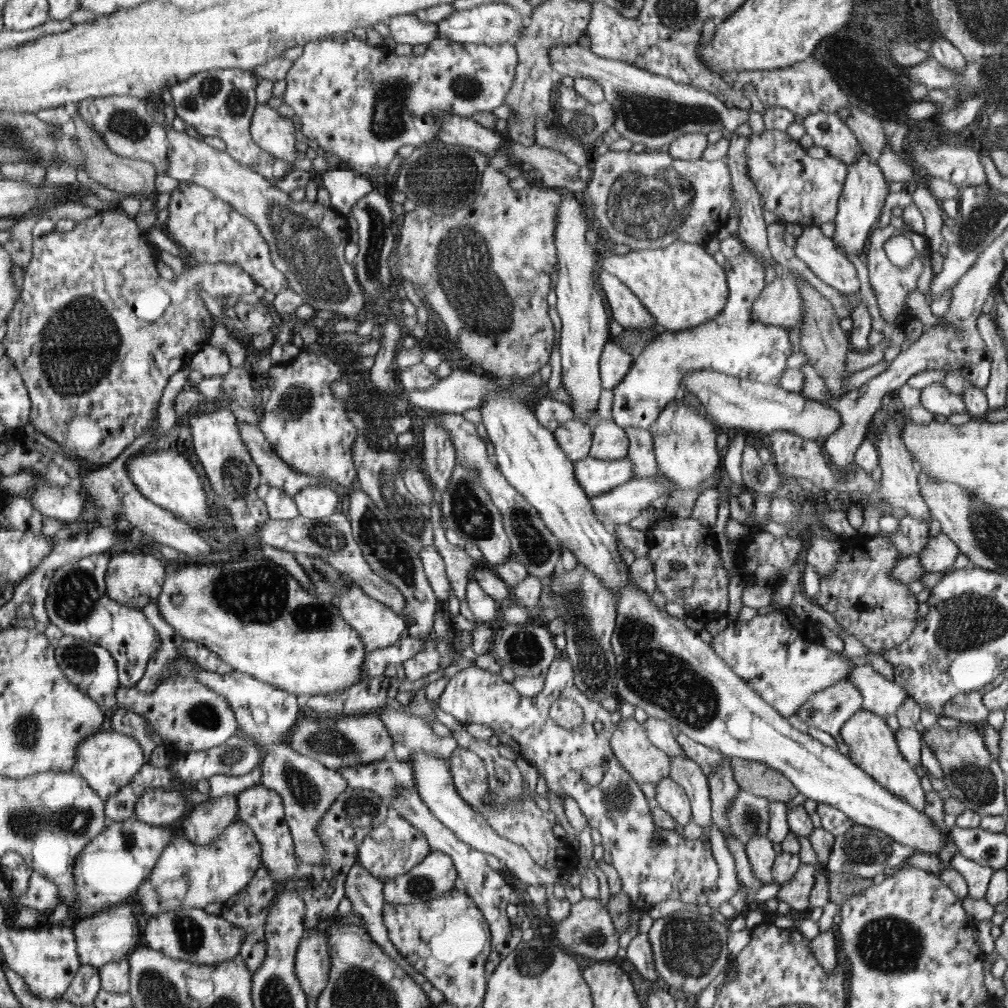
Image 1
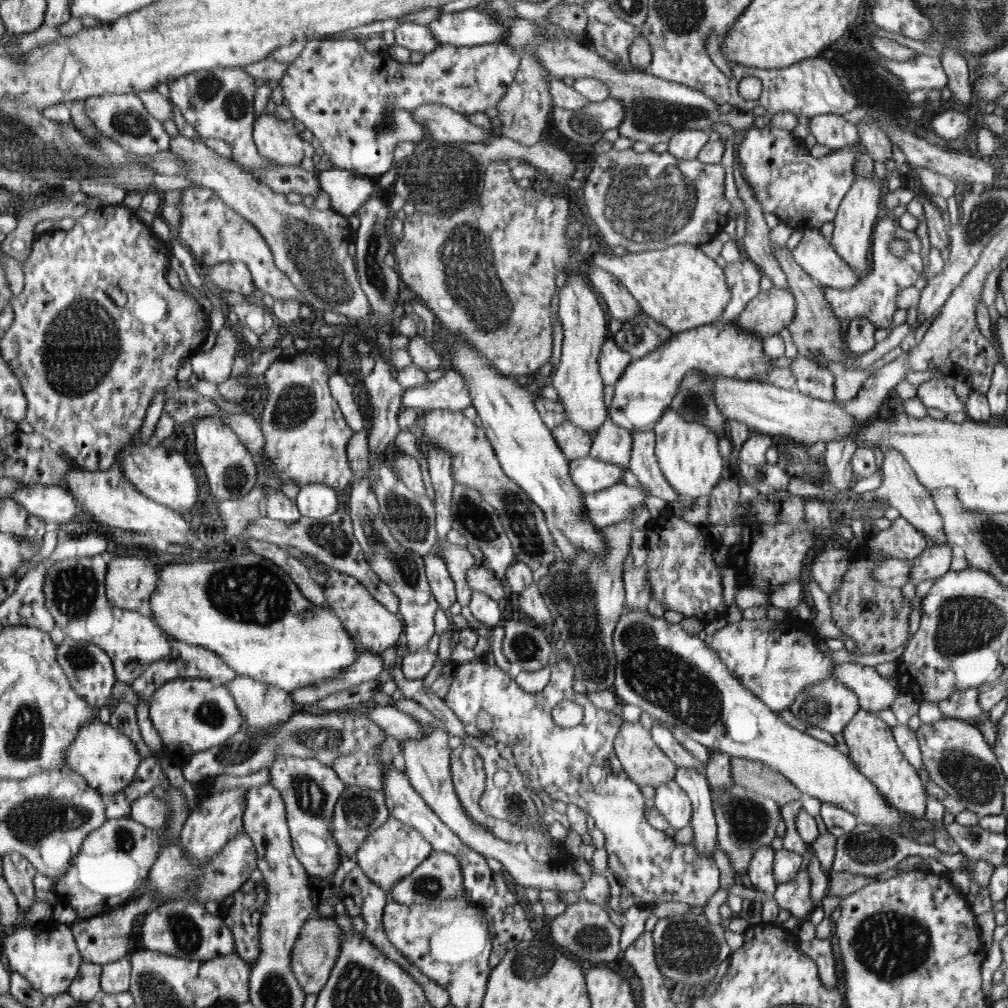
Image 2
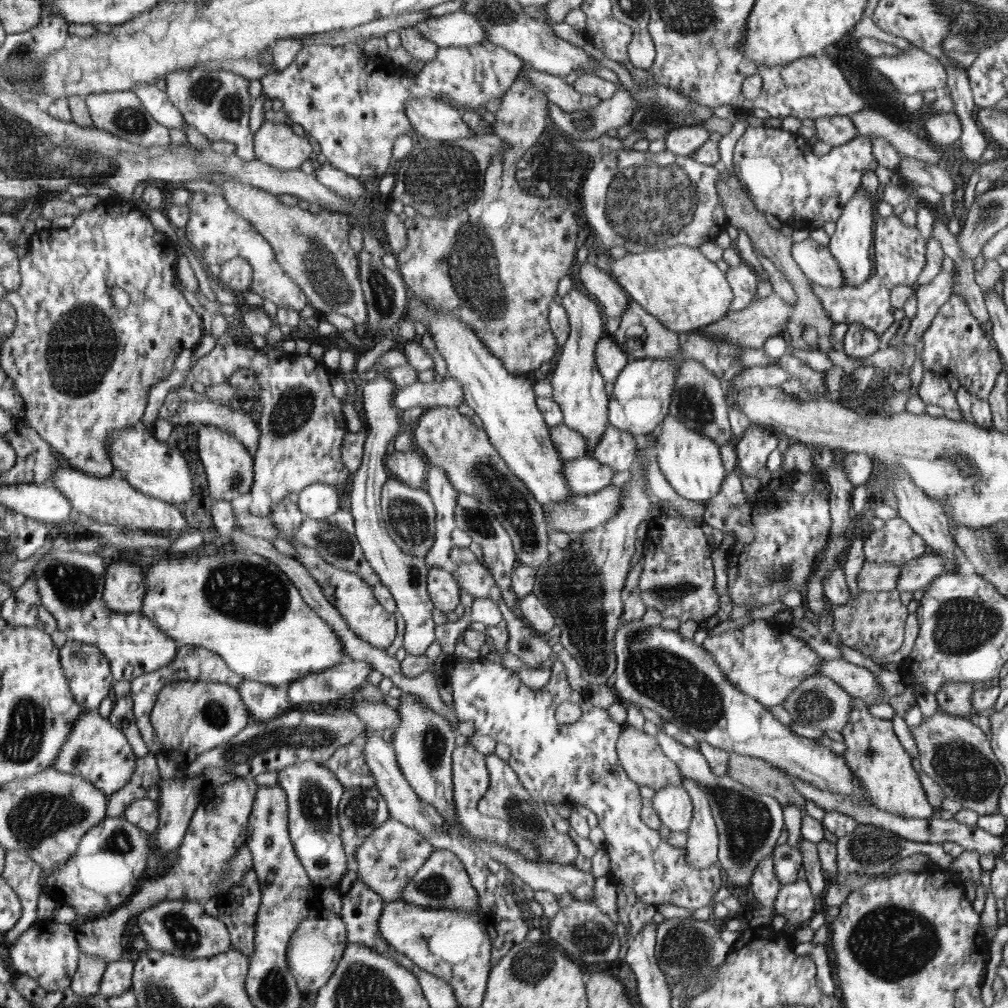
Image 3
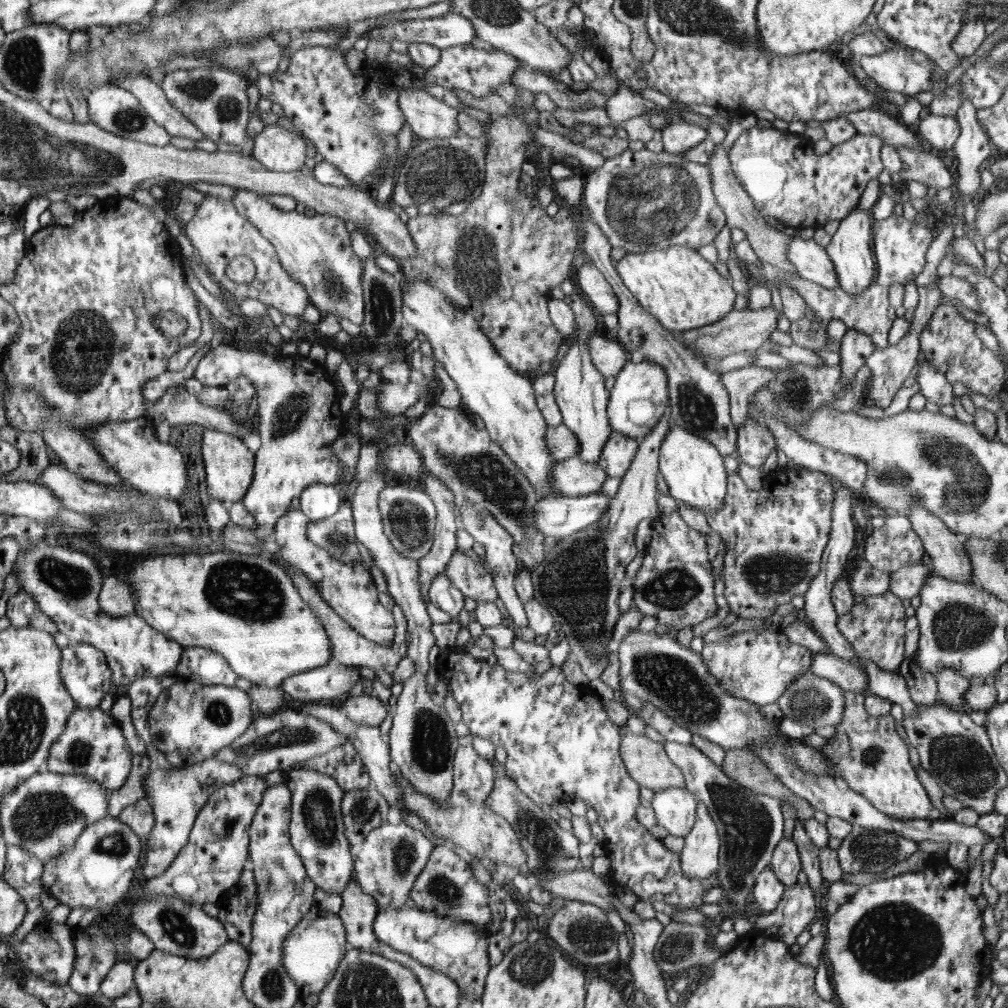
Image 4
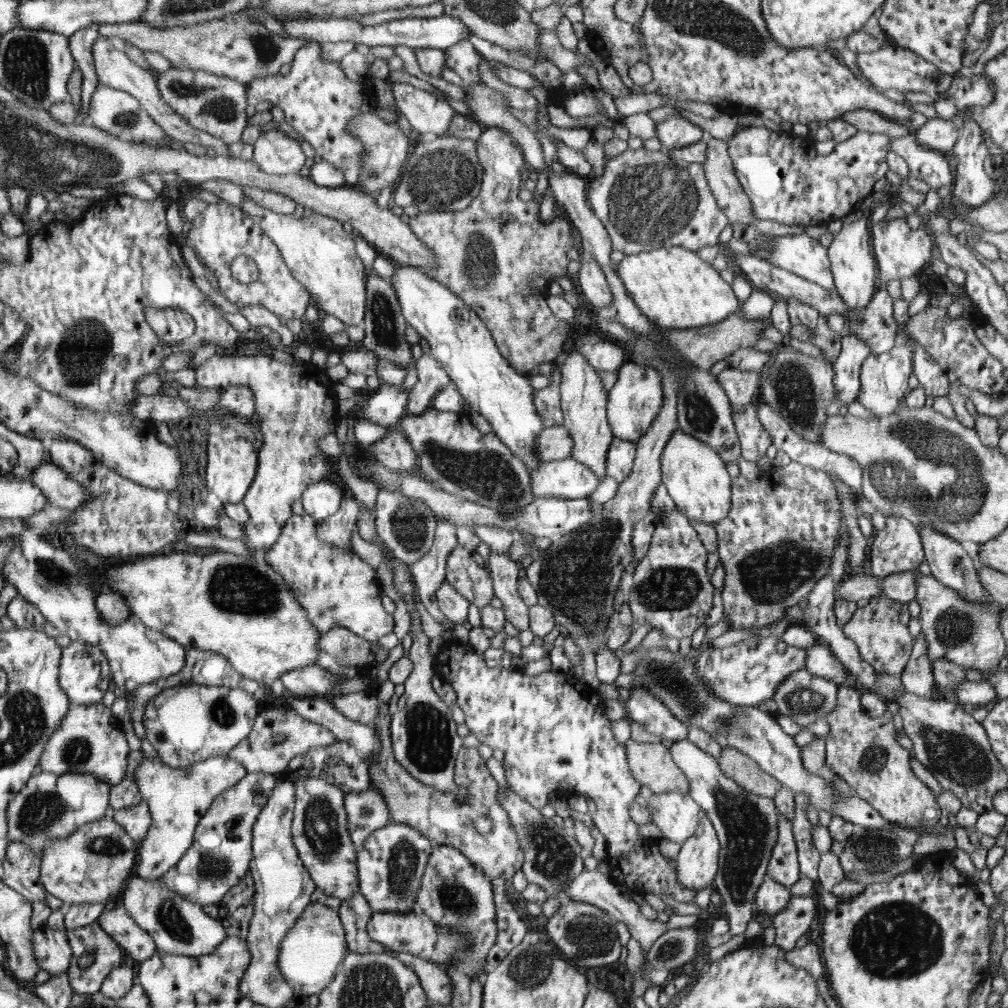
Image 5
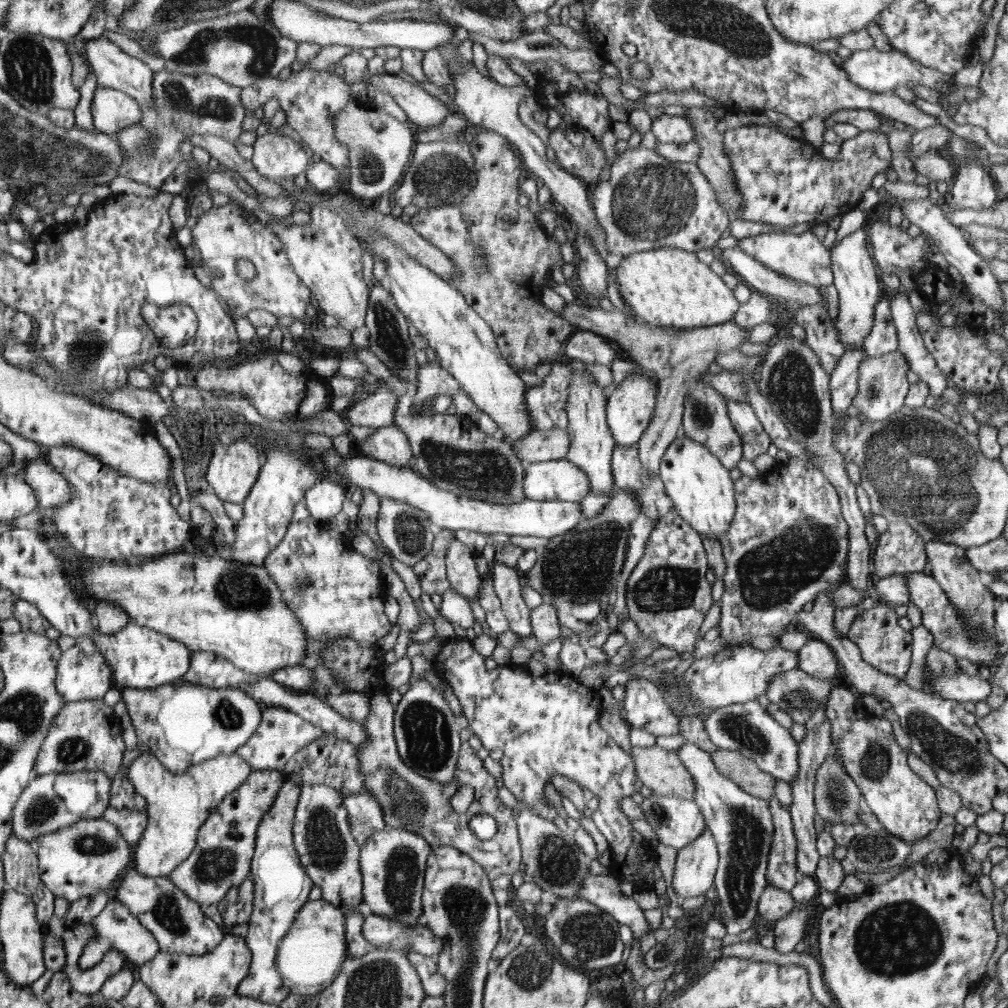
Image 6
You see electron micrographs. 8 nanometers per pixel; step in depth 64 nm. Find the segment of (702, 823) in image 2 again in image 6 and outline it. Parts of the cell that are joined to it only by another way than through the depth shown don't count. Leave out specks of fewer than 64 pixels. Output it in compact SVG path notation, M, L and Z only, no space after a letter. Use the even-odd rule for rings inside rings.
M706 825L700 838L677 852L672 880L677 898L681 901L705 895L712 888L718 863L718 848Z

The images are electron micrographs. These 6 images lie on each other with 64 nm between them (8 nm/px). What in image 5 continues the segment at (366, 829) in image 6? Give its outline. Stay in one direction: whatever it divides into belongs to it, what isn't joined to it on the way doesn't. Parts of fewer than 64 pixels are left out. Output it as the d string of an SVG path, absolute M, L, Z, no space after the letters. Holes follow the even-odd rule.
M376 788L347 794L344 803L348 813L349 832L359 851L371 832L384 828L390 822L390 812Z

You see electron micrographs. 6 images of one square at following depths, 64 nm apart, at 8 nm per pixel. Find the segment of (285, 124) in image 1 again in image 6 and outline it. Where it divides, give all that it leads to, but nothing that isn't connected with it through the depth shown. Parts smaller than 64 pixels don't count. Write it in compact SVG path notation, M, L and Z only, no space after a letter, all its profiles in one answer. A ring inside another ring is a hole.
M278 132L259 136L253 144L253 167L269 181L294 180L308 166L308 156L297 141Z

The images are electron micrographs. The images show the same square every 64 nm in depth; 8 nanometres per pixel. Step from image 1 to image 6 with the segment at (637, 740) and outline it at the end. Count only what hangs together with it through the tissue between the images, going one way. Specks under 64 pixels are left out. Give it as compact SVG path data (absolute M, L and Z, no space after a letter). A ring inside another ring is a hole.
M632 746L634 764L637 764L637 775L642 779L652 794L676 796L694 800L697 783L689 768L682 763L677 752L670 752L662 746Z

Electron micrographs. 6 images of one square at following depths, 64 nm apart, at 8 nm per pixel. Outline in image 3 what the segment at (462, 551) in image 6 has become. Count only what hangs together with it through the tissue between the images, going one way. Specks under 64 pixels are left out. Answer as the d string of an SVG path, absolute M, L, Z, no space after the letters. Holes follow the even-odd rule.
M479 562L458 563L451 571L459 588L473 598L490 598L495 603L502 600L502 592L495 584L490 569Z

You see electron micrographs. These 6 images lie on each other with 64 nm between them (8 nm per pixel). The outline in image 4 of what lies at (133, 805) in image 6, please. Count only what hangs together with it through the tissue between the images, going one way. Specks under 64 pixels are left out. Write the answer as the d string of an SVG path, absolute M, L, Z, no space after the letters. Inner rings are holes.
M133 755L133 770L125 786L109 790L108 816L118 817L126 807L133 806L146 796L146 771L150 771L151 761L147 755Z

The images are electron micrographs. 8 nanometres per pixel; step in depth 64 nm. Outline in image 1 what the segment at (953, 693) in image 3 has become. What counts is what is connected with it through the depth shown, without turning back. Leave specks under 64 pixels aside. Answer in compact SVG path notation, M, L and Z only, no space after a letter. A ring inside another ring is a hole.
M970 691L960 693L946 702L942 707L941 715L971 725L987 720L989 712L982 702L982 695L978 691Z

